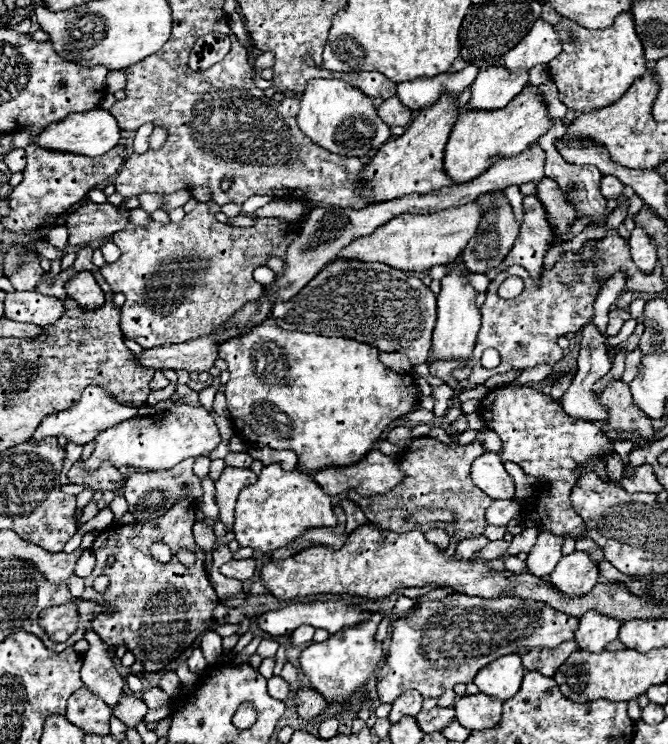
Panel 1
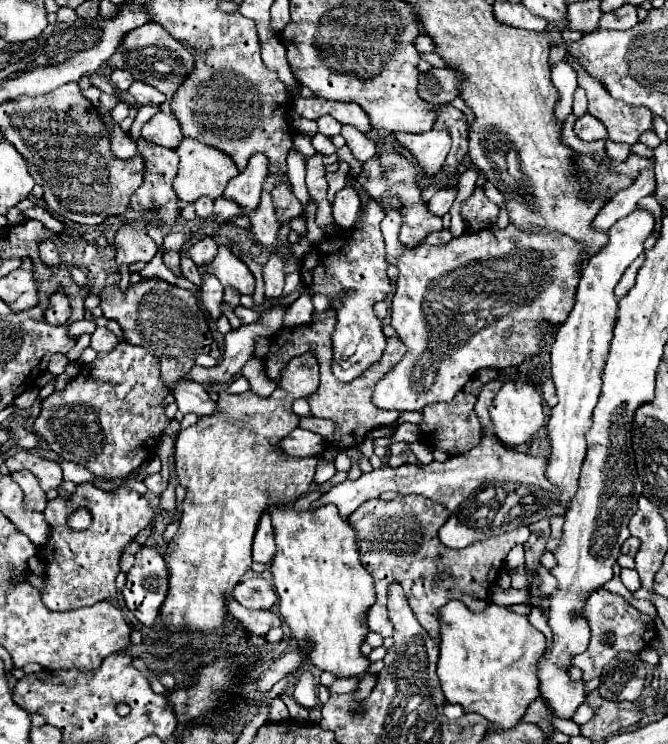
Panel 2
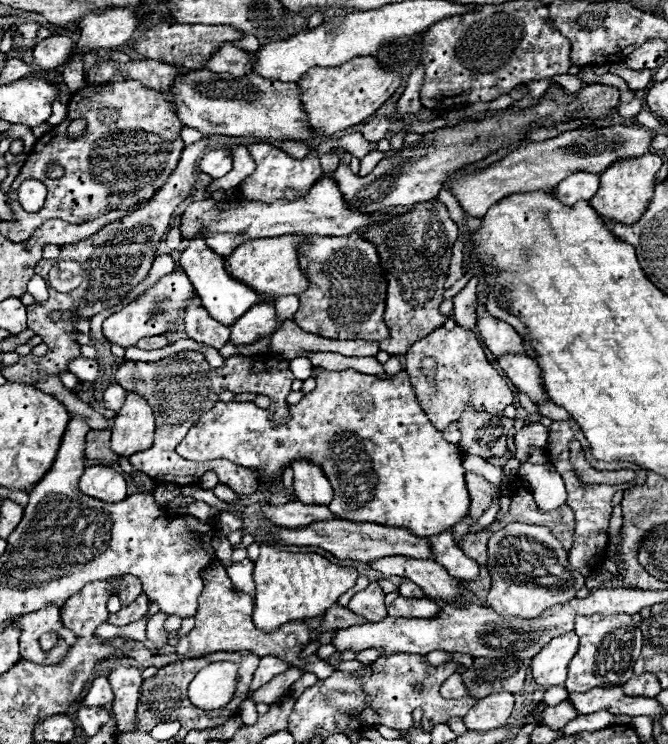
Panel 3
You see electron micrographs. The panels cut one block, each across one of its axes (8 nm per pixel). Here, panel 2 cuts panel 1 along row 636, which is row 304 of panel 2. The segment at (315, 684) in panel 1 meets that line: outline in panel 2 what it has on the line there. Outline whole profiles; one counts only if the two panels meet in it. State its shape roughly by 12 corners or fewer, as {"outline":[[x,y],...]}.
{"outline":[[368,200],[350,230],[302,258],[306,290],[336,310],[332,372],[358,378],[386,346],[390,294]]}

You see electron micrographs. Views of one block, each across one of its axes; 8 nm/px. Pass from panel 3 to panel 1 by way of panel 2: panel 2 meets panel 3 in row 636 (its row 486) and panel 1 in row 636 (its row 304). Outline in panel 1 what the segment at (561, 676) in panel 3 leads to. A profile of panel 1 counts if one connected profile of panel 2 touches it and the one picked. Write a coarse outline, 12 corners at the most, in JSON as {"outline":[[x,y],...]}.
{"outline":[[590,610],[574,640],[580,650],[602,652],[618,638],[620,620]]}

